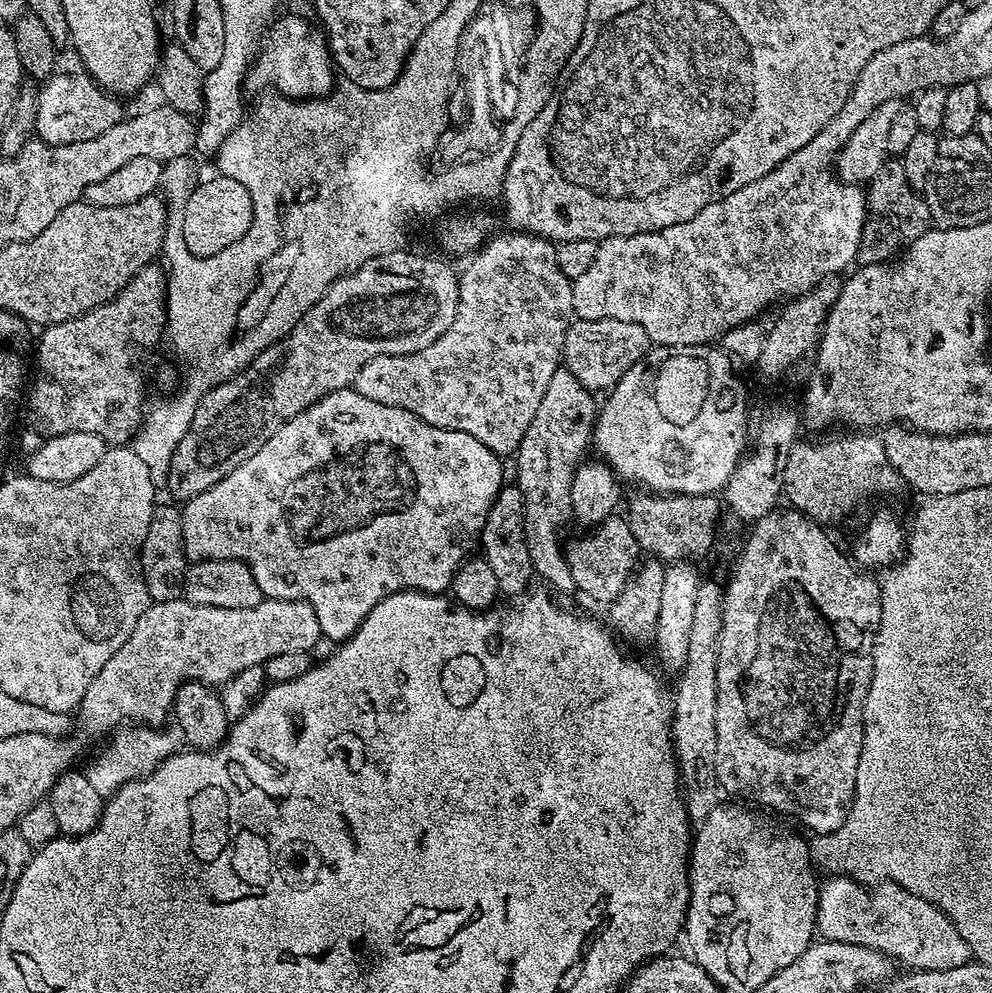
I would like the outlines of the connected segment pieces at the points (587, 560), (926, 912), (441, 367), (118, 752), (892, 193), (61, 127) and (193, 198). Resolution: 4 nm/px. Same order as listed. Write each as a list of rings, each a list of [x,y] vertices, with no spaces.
[[[617,514],[595,525],[585,536],[580,536],[572,545],[567,545],[568,564],[574,570],[579,591],[589,592],[596,600],[611,602],[629,587],[634,573],[642,560],[642,549],[631,523]]]
[[[843,874],[829,877],[820,884],[816,907],[816,927],[823,939],[873,948],[916,970],[950,970],[973,959],[972,947],[955,920],[924,895],[891,882],[872,887]]]
[[[512,230],[509,233],[509,236],[498,236],[494,240],[489,239],[484,248],[467,261],[467,263],[469,262],[468,269],[459,273],[460,313],[456,315],[456,320],[450,326],[450,330],[446,330],[446,334],[442,334],[442,338],[438,338],[438,342],[405,356],[374,358],[362,369],[354,385],[358,394],[362,394],[374,402],[382,402],[382,406],[394,406],[406,410],[430,426],[470,434],[474,438],[478,438],[478,442],[485,444],[490,451],[501,458],[511,457],[515,454],[519,450],[524,436],[537,423],[544,406],[544,399],[552,385],[552,379],[555,378],[557,372],[561,371],[564,343],[576,311],[576,290],[573,281],[566,278],[566,274],[562,272],[562,266],[559,265],[557,245],[543,236],[533,236],[530,232]]]
[[[121,726],[111,733],[108,745],[96,756],[96,787],[106,798],[111,797],[123,784],[139,776],[149,776],[164,760],[185,747],[184,732],[179,726]]]
[[[900,162],[889,163],[888,167],[881,170],[870,181],[868,196],[872,201],[870,208],[874,213],[874,224],[876,220],[876,248],[878,251],[903,253],[933,227],[932,208],[916,192],[919,192],[917,185],[910,182],[910,178],[906,176],[904,165]]]
[[[60,70],[49,76],[39,87],[37,100],[39,108],[36,115],[36,136],[45,144],[54,146],[90,142],[90,138],[98,138],[106,134],[106,130],[114,130],[114,126],[118,126],[126,118],[126,112],[120,105],[123,103],[113,93],[105,92],[83,70],[77,72]]]
[[[219,174],[206,182],[201,181],[197,185],[185,203],[184,210],[186,210],[182,226],[186,242],[184,246],[192,255],[198,257],[212,257],[214,254],[230,247],[230,245],[242,241],[253,225],[255,216],[253,196],[251,196],[249,188],[236,177]]]

